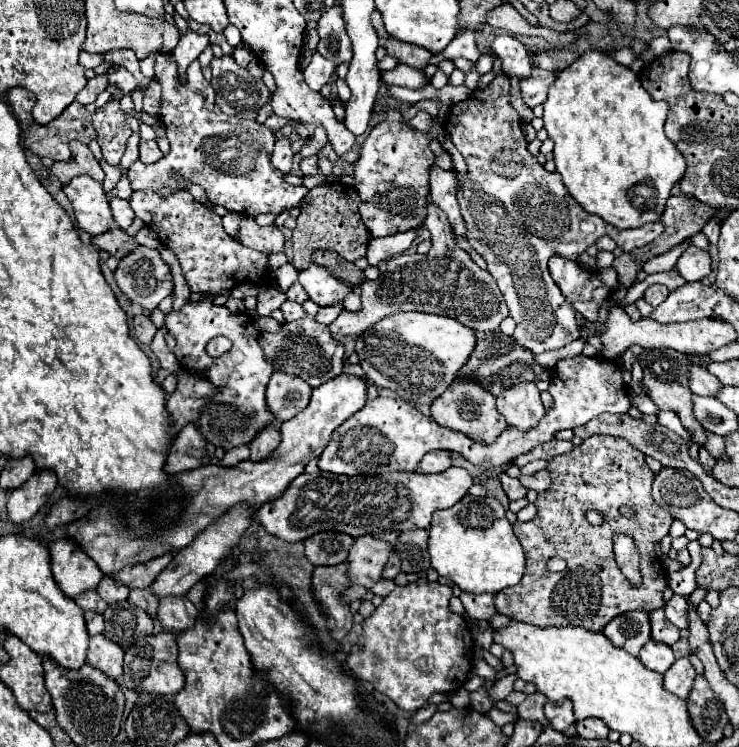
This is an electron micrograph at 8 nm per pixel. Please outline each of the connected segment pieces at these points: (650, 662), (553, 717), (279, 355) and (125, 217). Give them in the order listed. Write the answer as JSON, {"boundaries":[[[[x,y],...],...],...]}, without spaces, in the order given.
{"boundaries":[[[[649,641],[649,643],[641,649],[639,659],[641,659],[641,663],[643,663],[647,669],[657,671],[657,673],[665,673],[667,667],[673,665],[675,655],[673,655],[673,651],[671,651],[669,645],[657,643],[657,641]]],[[[565,699],[565,701],[559,701],[559,703],[553,703],[553,701],[547,701],[545,703],[545,717],[549,721],[549,725],[557,731],[563,731],[567,729],[571,723],[575,723],[575,717],[573,717],[573,707],[571,703]]],[[[309,315],[299,321],[283,325],[283,329],[279,333],[263,333],[261,347],[263,347],[263,353],[267,355],[267,359],[275,361],[275,369],[299,375],[311,387],[319,387],[325,381],[343,373],[343,365],[345,365],[343,343],[333,339],[331,331]]],[[[111,199],[111,211],[113,211],[113,219],[121,229],[129,229],[129,225],[133,223],[133,209],[129,205],[129,201],[123,199]]]]}

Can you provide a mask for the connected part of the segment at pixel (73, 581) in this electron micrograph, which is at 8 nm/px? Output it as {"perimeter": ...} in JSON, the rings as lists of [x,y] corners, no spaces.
{"perimeter":[[[65,537],[51,545],[51,569],[59,589],[67,597],[77,597],[83,591],[95,589],[103,577],[97,563],[93,563],[73,539]]]}

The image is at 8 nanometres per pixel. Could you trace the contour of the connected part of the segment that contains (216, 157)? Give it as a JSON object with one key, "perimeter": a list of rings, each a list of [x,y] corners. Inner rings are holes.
{"perimeter":[[[161,53],[155,57],[155,79],[161,83],[159,119],[167,129],[171,149],[153,165],[135,161],[127,171],[131,189],[181,191],[187,189],[187,183],[195,183],[205,189],[211,203],[251,217],[259,213],[279,215],[285,209],[301,207],[309,189],[305,185],[285,183],[281,171],[277,171],[269,161],[275,135],[257,121],[223,115],[215,105],[213,87],[205,83],[207,79],[201,75],[199,61],[193,61],[185,75],[185,79],[179,77],[177,63],[171,55]]]}

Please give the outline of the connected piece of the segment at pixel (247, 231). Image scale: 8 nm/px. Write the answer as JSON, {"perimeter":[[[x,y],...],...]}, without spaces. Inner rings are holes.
{"perimeter":[[[245,217],[239,229],[237,237],[243,245],[261,251],[261,253],[283,253],[283,233],[269,225],[269,227],[259,227],[251,217]]]}

